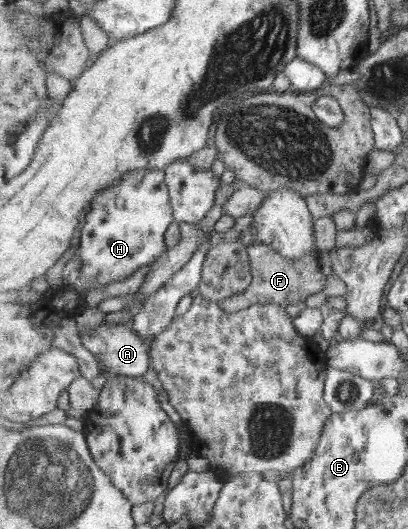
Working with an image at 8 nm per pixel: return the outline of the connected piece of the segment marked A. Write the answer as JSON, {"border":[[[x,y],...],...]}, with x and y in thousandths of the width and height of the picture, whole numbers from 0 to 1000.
{"border":[[[252,612],[243,620],[211,620],[196,628],[206,656],[218,660],[230,675],[252,686],[257,701],[306,713],[348,713],[365,703],[365,665],[373,660],[370,641],[353,641],[331,622],[326,612],[299,614]]]}

